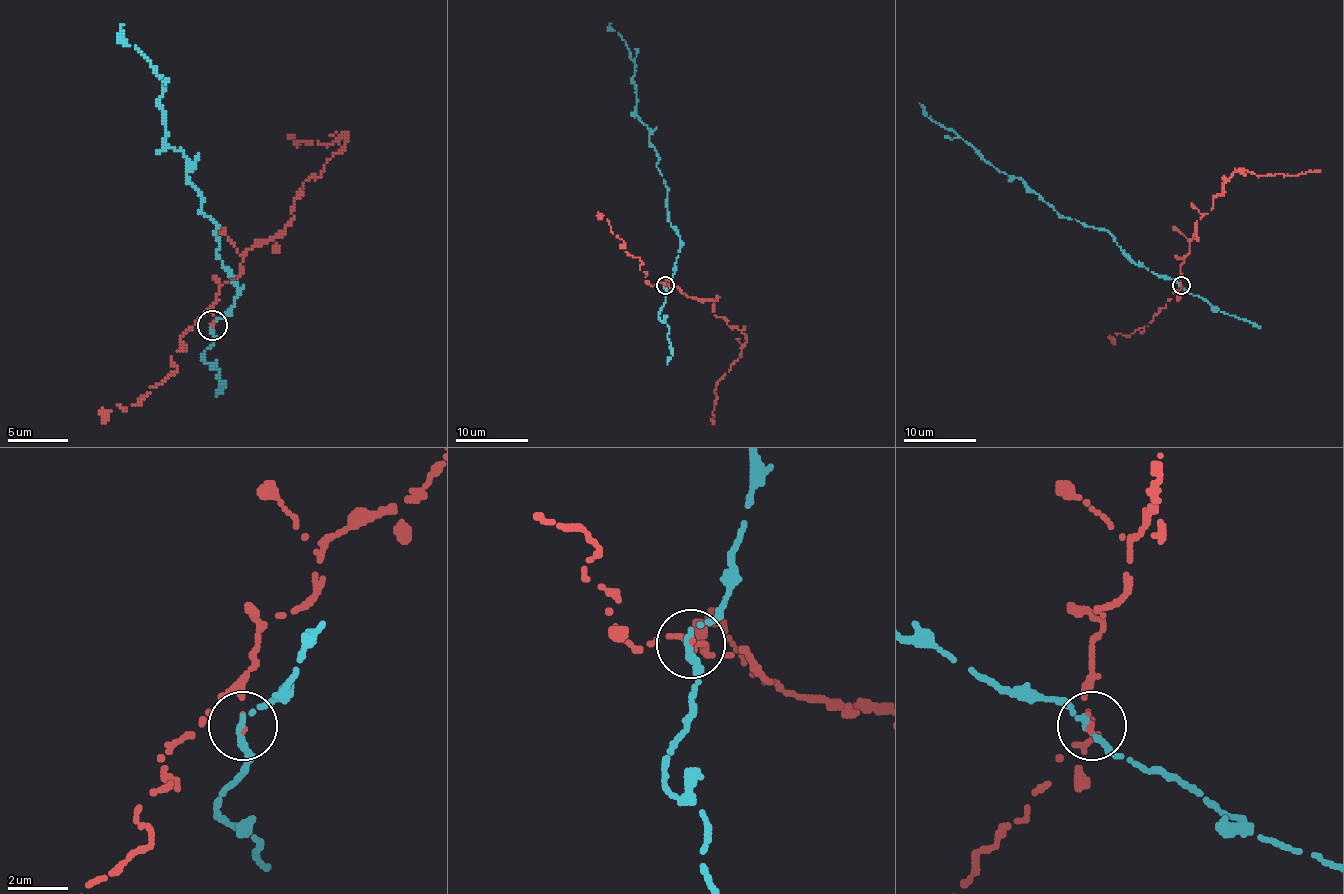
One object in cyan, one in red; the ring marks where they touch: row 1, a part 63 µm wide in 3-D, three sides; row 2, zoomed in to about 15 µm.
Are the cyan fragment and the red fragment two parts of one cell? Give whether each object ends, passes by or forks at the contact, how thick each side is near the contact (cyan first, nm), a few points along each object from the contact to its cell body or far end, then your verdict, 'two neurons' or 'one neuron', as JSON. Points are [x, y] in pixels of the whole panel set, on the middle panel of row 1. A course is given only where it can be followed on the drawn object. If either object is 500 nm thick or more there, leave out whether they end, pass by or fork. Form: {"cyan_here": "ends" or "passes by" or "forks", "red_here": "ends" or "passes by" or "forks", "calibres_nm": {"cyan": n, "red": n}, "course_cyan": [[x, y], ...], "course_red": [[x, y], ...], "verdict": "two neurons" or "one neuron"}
{"cyan_here": "passes by", "red_here": "ends", "calibres_nm": {"cyan": 180, "red": 150}, "course_cyan": [[665, 284], [680, 235], [667, 219], [667, 186], [651, 130], [636, 114], [634, 61], [611, 23]], "course_red": [[665, 284], [698, 299], [712, 299], [714, 315], [736, 326], [747, 339], [741, 355], [714, 389], [714, 424]], "verdict": "two neurons"}

